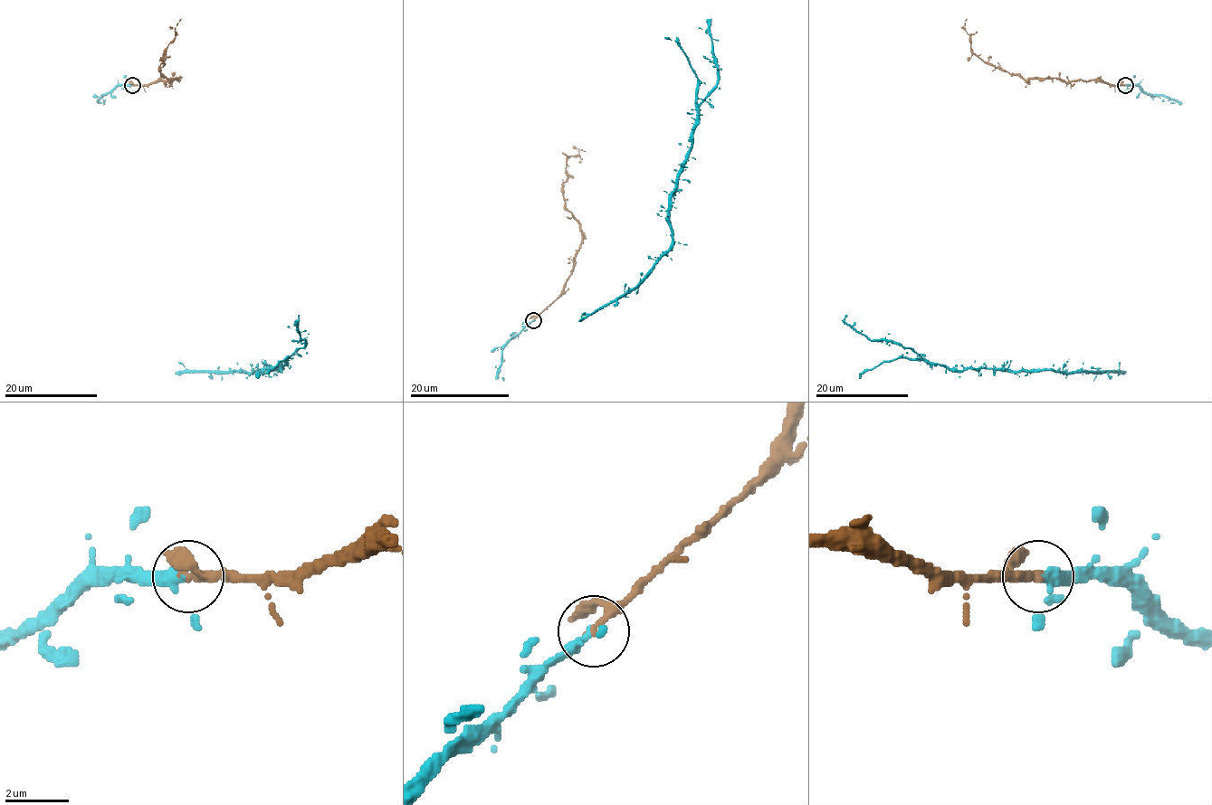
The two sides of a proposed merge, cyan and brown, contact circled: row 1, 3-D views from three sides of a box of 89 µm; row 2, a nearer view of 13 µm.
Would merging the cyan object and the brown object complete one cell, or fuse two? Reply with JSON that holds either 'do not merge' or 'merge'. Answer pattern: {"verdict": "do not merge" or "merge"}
{"verdict": "merge"}

